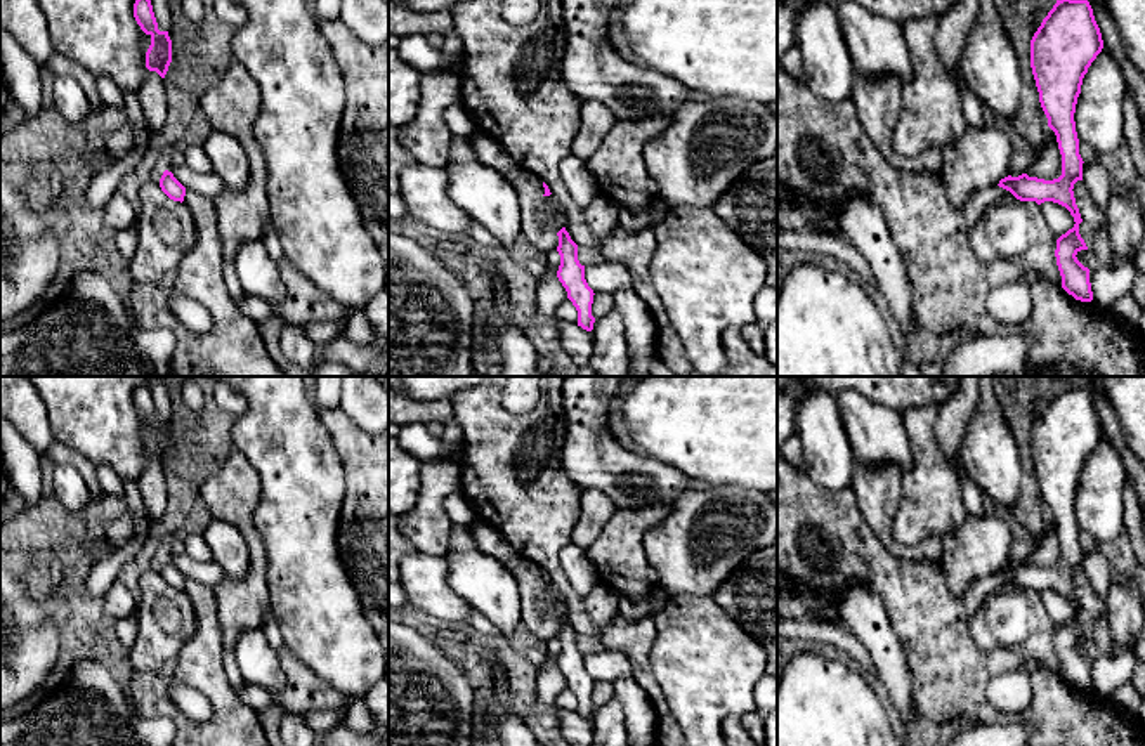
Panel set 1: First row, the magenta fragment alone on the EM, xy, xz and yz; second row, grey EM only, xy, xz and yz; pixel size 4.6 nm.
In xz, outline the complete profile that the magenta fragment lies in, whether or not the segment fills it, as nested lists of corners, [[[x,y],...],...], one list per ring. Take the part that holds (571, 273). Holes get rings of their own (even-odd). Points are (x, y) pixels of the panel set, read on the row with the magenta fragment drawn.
[[[562,227],[557,236],[557,252],[560,255],[557,278],[567,291],[567,298],[578,311],[578,326],[592,331],[595,323],[595,317],[592,316],[592,304],[595,293],[585,279],[585,265],[581,265],[578,260],[578,245],[571,239],[566,227]]]

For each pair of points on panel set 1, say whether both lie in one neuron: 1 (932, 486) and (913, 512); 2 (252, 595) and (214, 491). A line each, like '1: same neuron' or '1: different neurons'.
1: same neuron
2: same neuron

